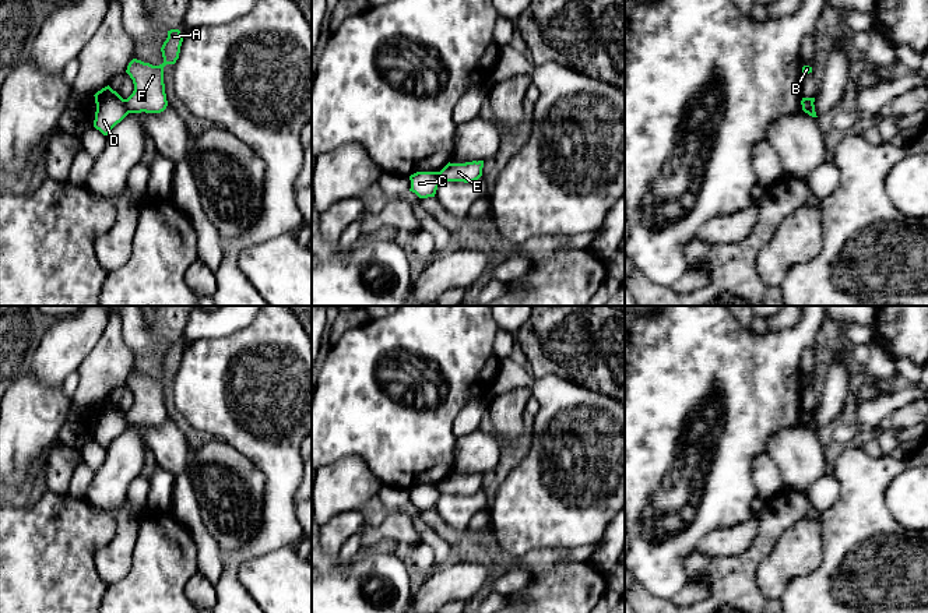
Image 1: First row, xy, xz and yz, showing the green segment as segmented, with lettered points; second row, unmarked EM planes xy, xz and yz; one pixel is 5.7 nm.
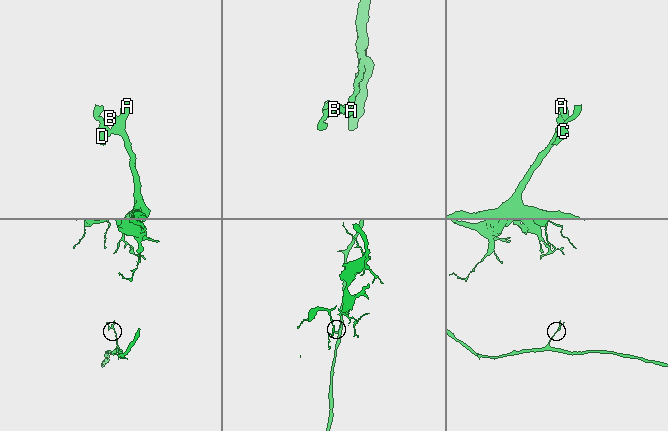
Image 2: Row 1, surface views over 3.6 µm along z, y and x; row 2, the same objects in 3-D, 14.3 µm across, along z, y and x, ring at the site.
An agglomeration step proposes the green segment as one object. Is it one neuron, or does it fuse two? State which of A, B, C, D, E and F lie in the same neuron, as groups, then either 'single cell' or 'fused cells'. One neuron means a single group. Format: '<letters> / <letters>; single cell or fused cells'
A B E F / C D; fused cells

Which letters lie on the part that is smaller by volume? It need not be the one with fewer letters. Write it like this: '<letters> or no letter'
C, D

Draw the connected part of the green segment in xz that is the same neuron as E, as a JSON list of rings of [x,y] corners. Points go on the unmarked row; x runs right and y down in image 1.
[[[484,473],[465,476],[447,476],[440,485],[442,494],[472,496],[482,489]]]

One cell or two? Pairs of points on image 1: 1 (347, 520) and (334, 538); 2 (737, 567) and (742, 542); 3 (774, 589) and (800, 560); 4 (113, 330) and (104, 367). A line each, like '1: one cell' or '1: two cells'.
1: one cell
2: two cells
3: one cell
4: one cell

